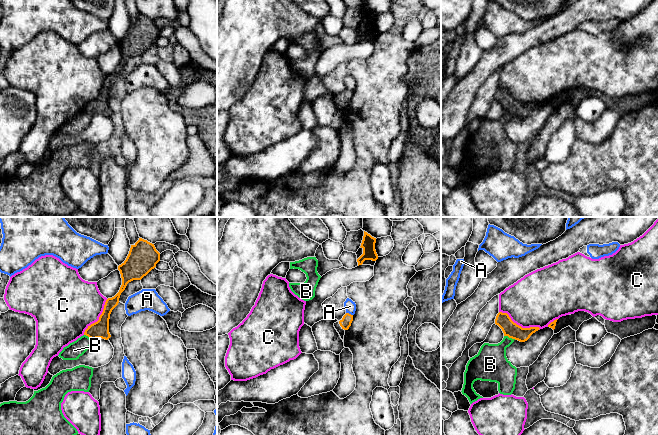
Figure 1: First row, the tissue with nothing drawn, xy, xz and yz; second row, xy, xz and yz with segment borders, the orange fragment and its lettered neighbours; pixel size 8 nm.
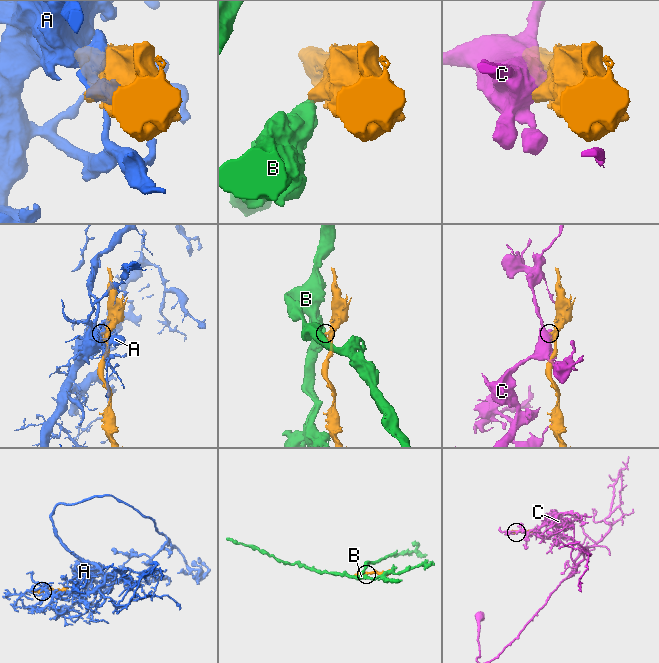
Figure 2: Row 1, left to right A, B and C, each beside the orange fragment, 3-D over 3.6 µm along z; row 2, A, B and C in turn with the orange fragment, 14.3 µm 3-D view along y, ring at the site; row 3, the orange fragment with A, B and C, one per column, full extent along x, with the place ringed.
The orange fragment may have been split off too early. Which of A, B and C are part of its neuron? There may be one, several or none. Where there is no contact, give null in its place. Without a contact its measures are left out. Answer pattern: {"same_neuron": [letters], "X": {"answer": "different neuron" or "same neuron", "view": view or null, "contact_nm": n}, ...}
{"same_neuron": [], "A": {"answer": "different neuron", "view": "xz", "contact_nm": 60}, "B": {"answer": "different neuron", "view": "yz", "contact_nm": 100}, "C": {"answer": "different neuron", "view": "yz", "contact_nm": 360}}

